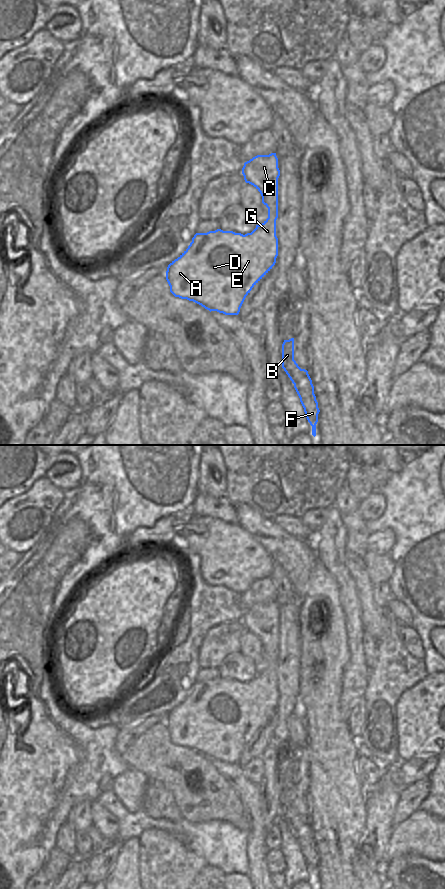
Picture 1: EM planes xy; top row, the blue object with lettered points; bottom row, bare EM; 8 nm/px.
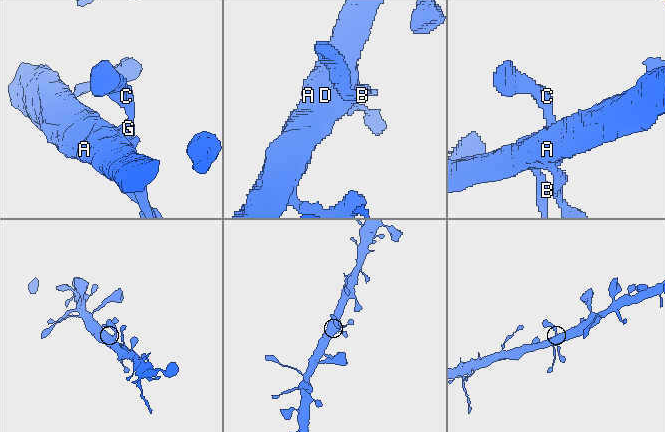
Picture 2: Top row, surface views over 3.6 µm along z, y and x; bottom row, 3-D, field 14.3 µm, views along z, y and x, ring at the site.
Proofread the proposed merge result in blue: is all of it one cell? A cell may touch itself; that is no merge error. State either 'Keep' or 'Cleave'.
Keep.

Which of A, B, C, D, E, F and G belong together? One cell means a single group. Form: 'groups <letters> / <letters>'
groups A B C D E F G

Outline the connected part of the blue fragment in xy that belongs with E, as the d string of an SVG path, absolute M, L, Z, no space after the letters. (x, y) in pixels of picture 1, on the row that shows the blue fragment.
M276 153L257 155L244 163L242 174L246 183L253 185L268 208L268 218L245 235L217 229L196 233L188 248L166 271L170 292L181 299L193 301L205 309L225 315L238 315L252 288L272 269L278 256L276 220L278 218L278 158Z

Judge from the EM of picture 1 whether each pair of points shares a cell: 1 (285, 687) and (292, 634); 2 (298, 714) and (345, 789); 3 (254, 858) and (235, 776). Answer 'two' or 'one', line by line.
1: one
2: two
3: one

